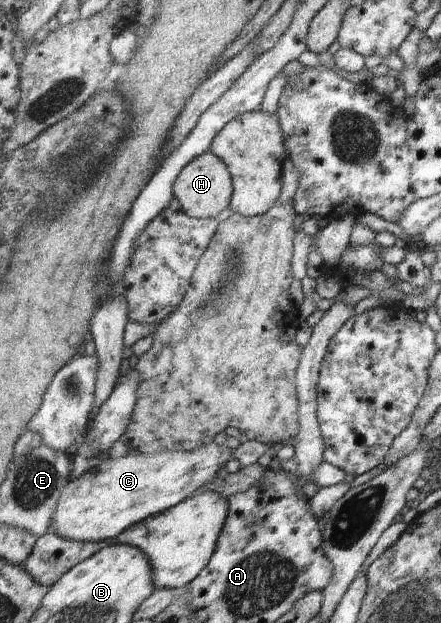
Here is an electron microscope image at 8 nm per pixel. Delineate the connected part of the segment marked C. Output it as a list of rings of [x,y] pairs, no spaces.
[[[211,443],[191,453],[163,451],[147,455],[138,452],[122,458],[109,457],[80,477],[74,475],[67,483],[53,517],[53,534],[80,542],[113,539],[129,526],[190,498],[201,487],[216,479],[217,473],[232,458],[233,449],[226,443],[222,446]]]

